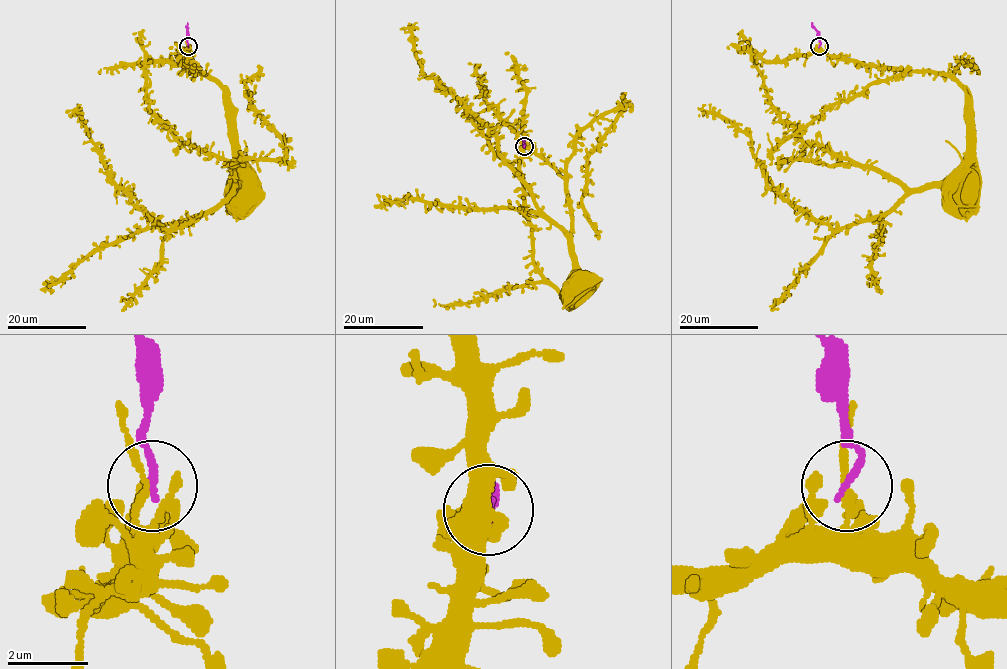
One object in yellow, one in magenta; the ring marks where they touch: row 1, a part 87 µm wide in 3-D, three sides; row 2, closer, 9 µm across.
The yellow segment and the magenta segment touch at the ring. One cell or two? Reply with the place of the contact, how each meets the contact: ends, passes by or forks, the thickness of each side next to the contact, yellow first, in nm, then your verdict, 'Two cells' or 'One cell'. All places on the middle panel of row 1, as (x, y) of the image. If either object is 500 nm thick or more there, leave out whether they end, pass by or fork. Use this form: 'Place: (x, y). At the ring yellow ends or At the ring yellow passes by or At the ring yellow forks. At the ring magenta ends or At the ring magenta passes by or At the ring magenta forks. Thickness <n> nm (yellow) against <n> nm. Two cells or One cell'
Place: (524, 146). At the ring yellow passes by. At the ring magenta ends. Thickness 180 nm (yellow) against 190 nm. Two cells

